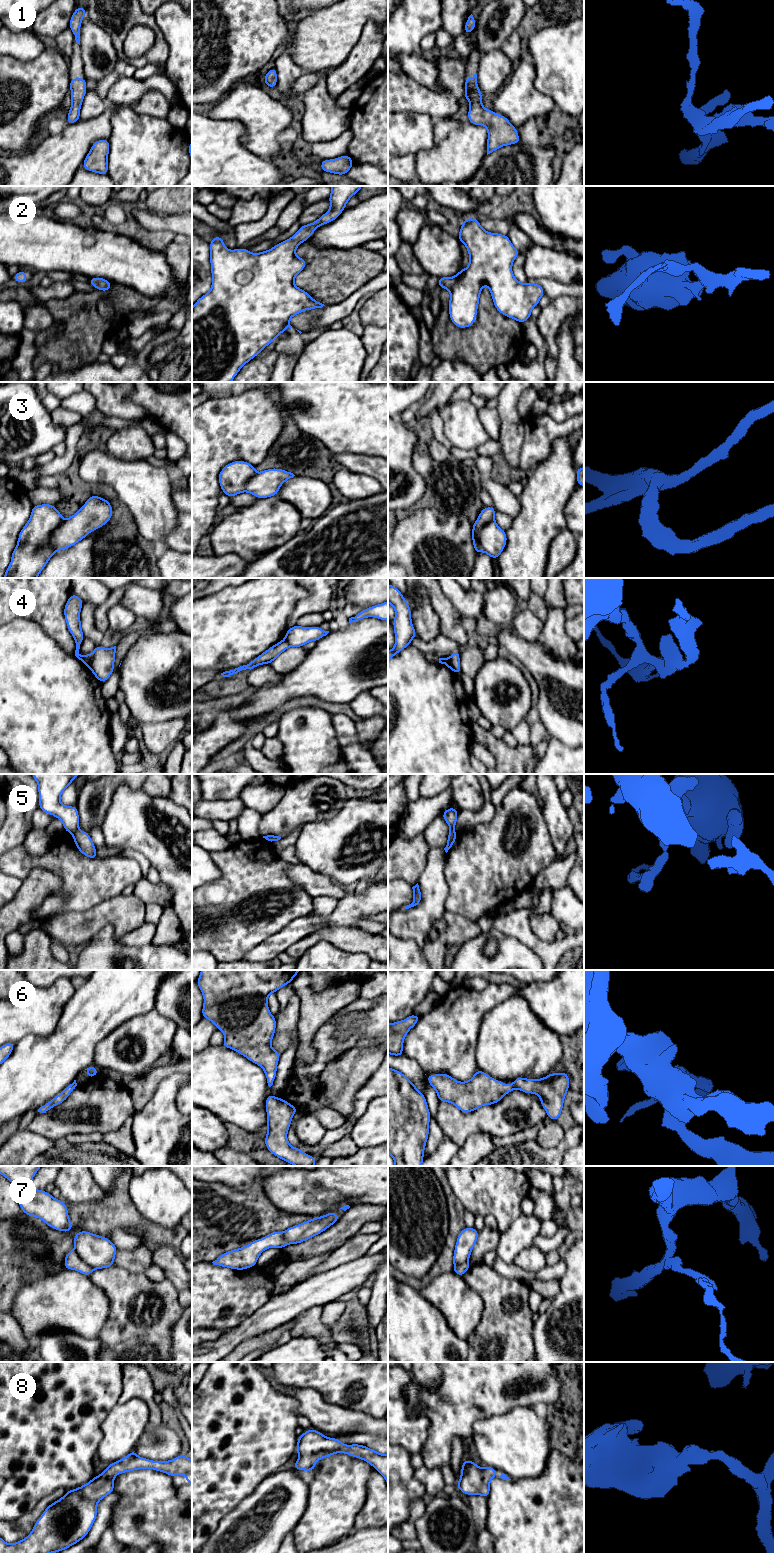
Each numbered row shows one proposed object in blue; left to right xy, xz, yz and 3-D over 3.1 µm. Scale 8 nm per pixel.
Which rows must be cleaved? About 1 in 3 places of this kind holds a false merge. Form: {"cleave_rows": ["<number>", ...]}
{"cleave_rows": ["4", "5", "6"]}

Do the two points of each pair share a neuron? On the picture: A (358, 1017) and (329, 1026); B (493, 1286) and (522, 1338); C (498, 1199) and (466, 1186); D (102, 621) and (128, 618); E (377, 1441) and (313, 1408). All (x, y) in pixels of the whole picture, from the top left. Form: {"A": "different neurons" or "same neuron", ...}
{"A": "same neuron", "B": "same neuron", "C": "same neuron", "D": "different neurons", "E": "different neurons"}

